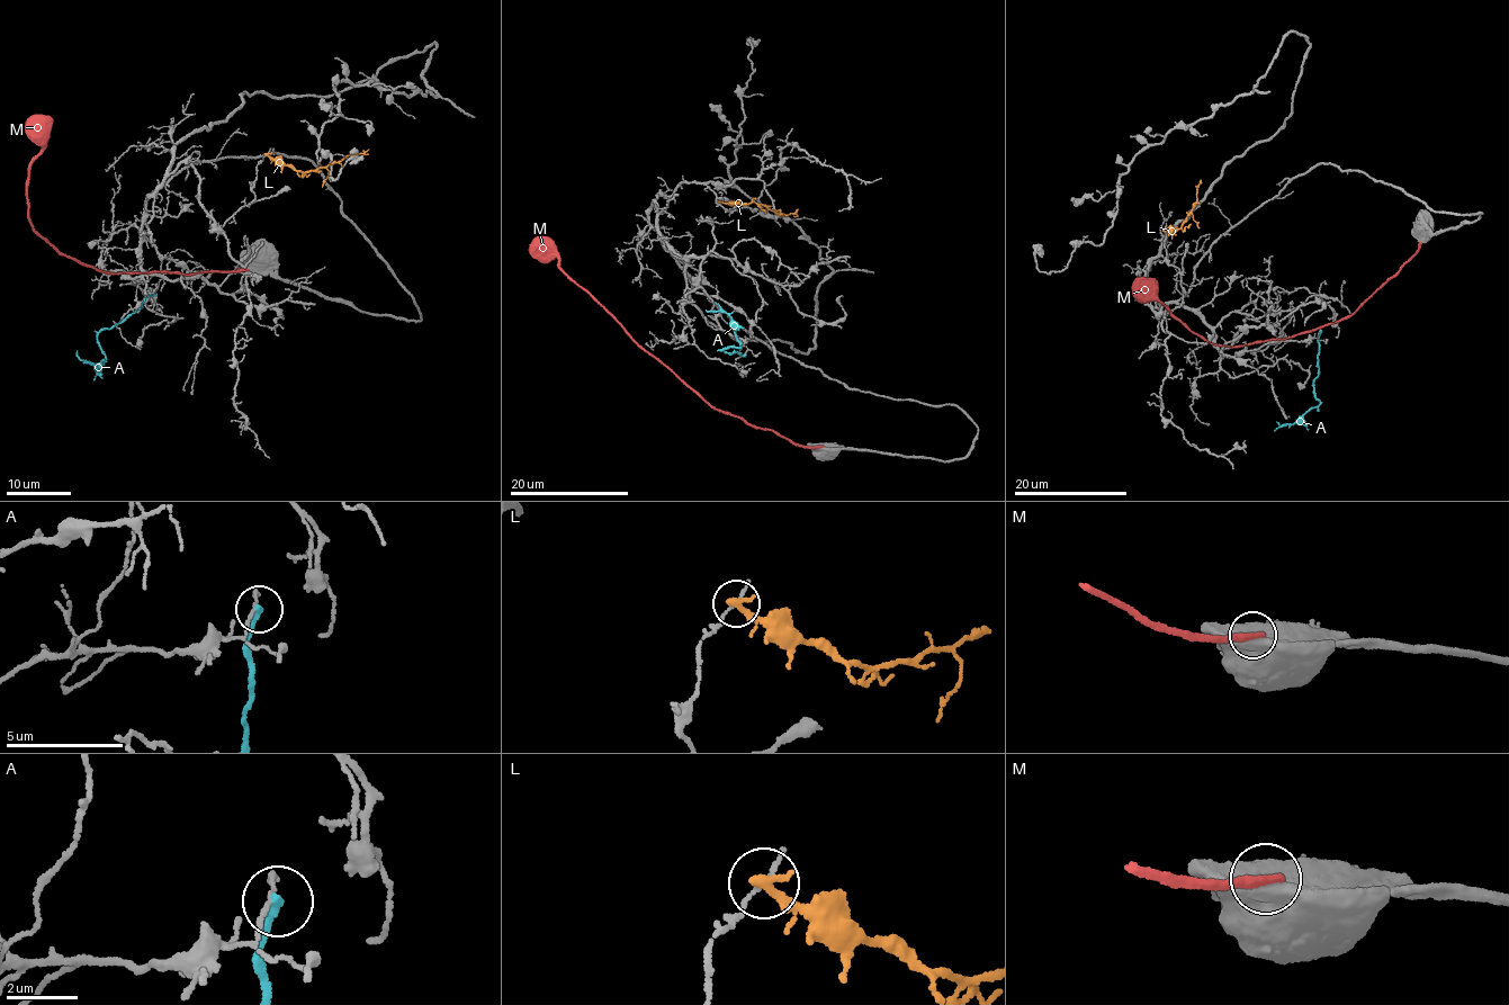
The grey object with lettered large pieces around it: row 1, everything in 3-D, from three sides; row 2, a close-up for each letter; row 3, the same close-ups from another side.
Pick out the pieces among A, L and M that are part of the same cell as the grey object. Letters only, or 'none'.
none

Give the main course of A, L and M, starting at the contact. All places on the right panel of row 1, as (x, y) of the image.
A: (1321, 331), (1313, 394), (1319, 404), (1291, 424), (1281, 427), (1276, 421)
L: (1164, 230), (1183, 225), (1197, 202), (1201, 180)
M: (1419, 242), (1393, 275), (1336, 322), (1229, 347), (1188, 330), (1134, 279)

